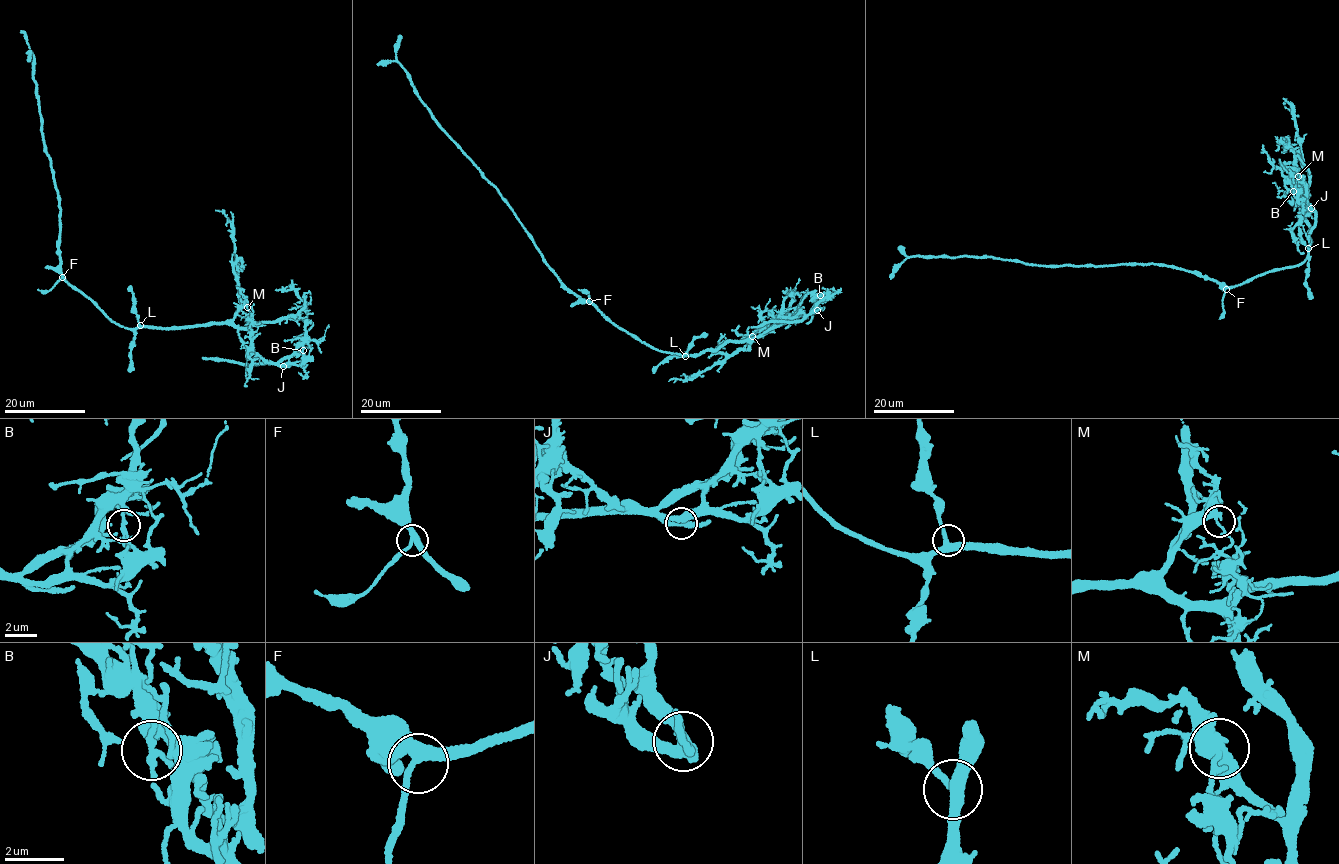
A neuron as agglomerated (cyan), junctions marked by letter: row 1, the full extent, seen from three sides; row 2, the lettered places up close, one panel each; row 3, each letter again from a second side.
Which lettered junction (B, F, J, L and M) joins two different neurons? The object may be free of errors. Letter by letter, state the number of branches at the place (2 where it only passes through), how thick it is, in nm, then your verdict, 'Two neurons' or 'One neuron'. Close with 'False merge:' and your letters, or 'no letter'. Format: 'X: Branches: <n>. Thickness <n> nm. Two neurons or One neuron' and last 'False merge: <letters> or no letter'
B: Branches: 2. Thickness 220 nm. Two neurons
F: Branches: 3. Thickness 320 nm. One neuron
J: Branches: 2. Thickness 200 nm. One neuron
L: Branches: 3. Thickness 320 nm. One neuron
M: Branches: 3. Thickness 280 nm. One neuron
False merge: B

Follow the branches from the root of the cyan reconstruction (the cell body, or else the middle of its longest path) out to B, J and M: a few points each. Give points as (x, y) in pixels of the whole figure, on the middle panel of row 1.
B: (585, 300), (653, 348), (687, 356), (713, 351), (730, 341), (751, 341), (787, 318), (810, 313), (819, 295)
J: (585, 300), (653, 348), (687, 356), (730, 341), (751, 341), (787, 318), (817, 310)
M: (585, 300), (619, 327), (663, 352), (697, 356), (730, 341), (750, 342), (752, 336)

